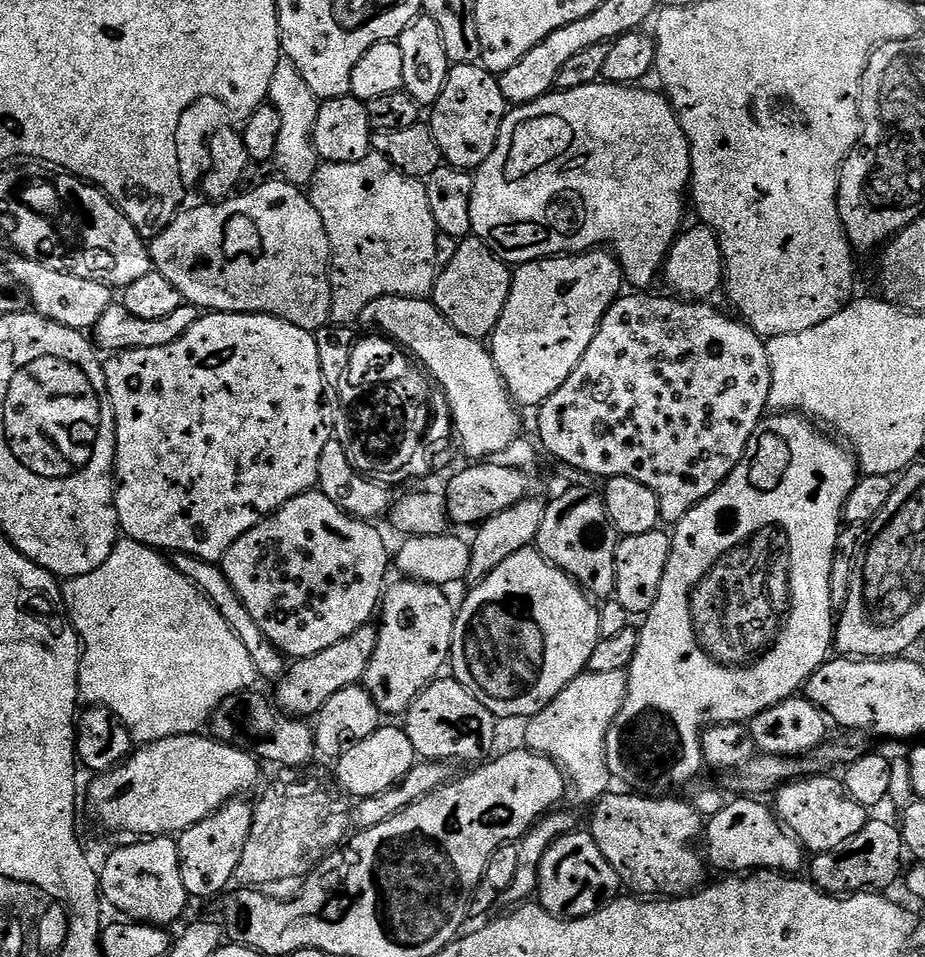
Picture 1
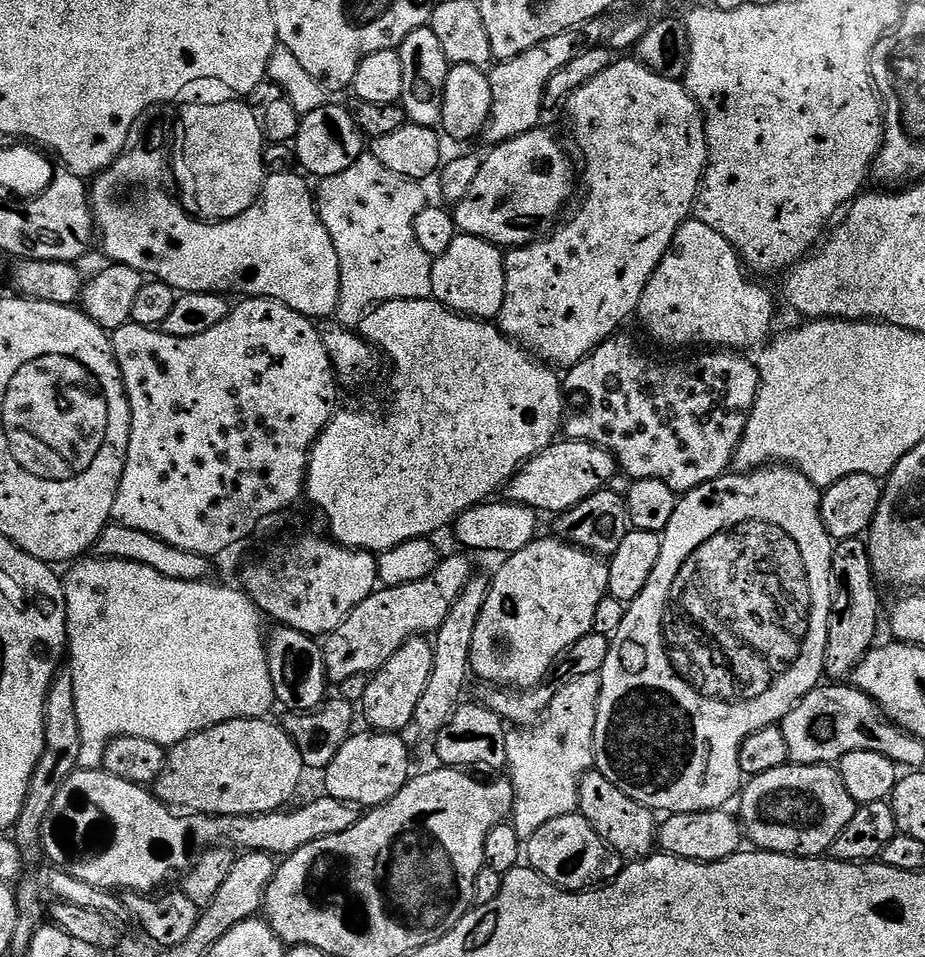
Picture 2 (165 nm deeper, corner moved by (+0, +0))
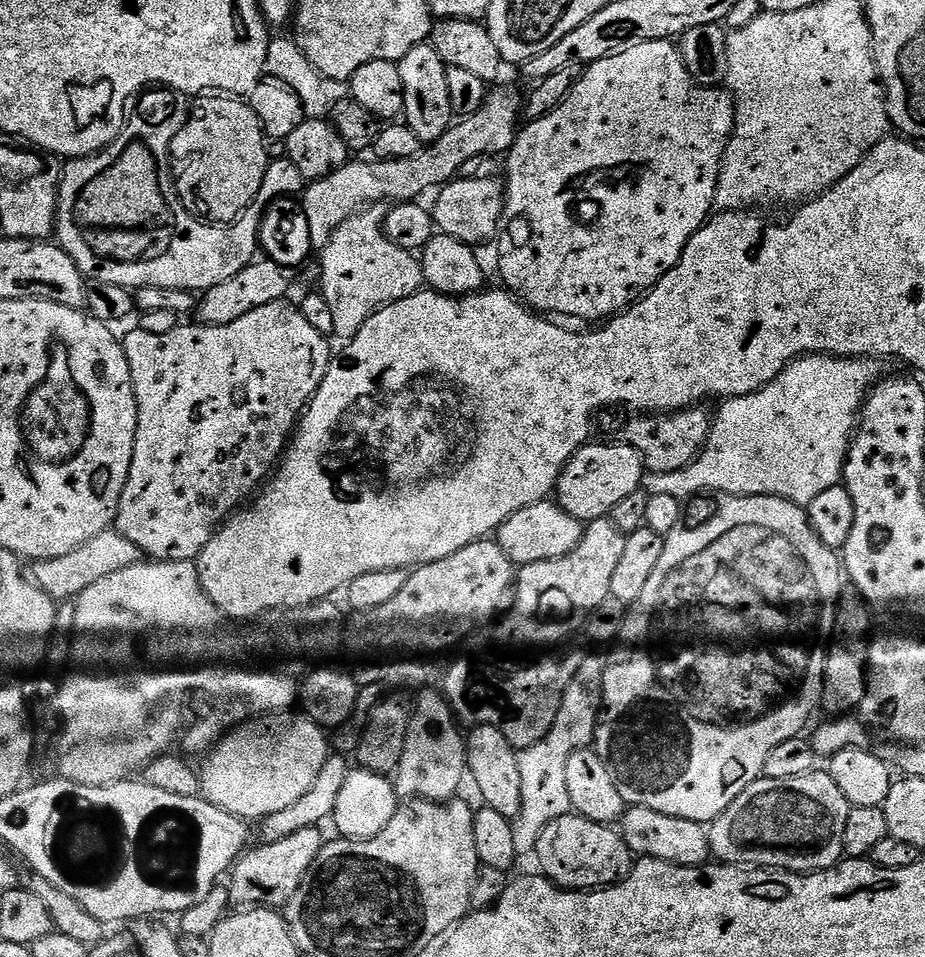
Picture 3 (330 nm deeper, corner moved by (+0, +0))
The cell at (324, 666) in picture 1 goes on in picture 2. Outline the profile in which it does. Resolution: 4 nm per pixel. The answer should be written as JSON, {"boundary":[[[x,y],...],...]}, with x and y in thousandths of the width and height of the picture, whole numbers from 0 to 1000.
{"boundary":[[[481,580],[461,605],[442,610],[431,610],[425,614],[412,613],[400,620],[374,646],[374,650],[370,650],[370,654],[365,654],[365,658],[358,661],[349,670],[351,696],[356,712],[360,716],[366,717],[370,713],[374,713],[374,708],[405,704],[414,694],[422,692],[422,688],[426,688],[428,680],[439,670],[470,662],[478,654],[478,650],[482,650],[482,644],[486,642],[486,637],[495,629],[495,621],[499,621],[504,608],[509,606],[511,601],[512,595],[504,582]]]}

